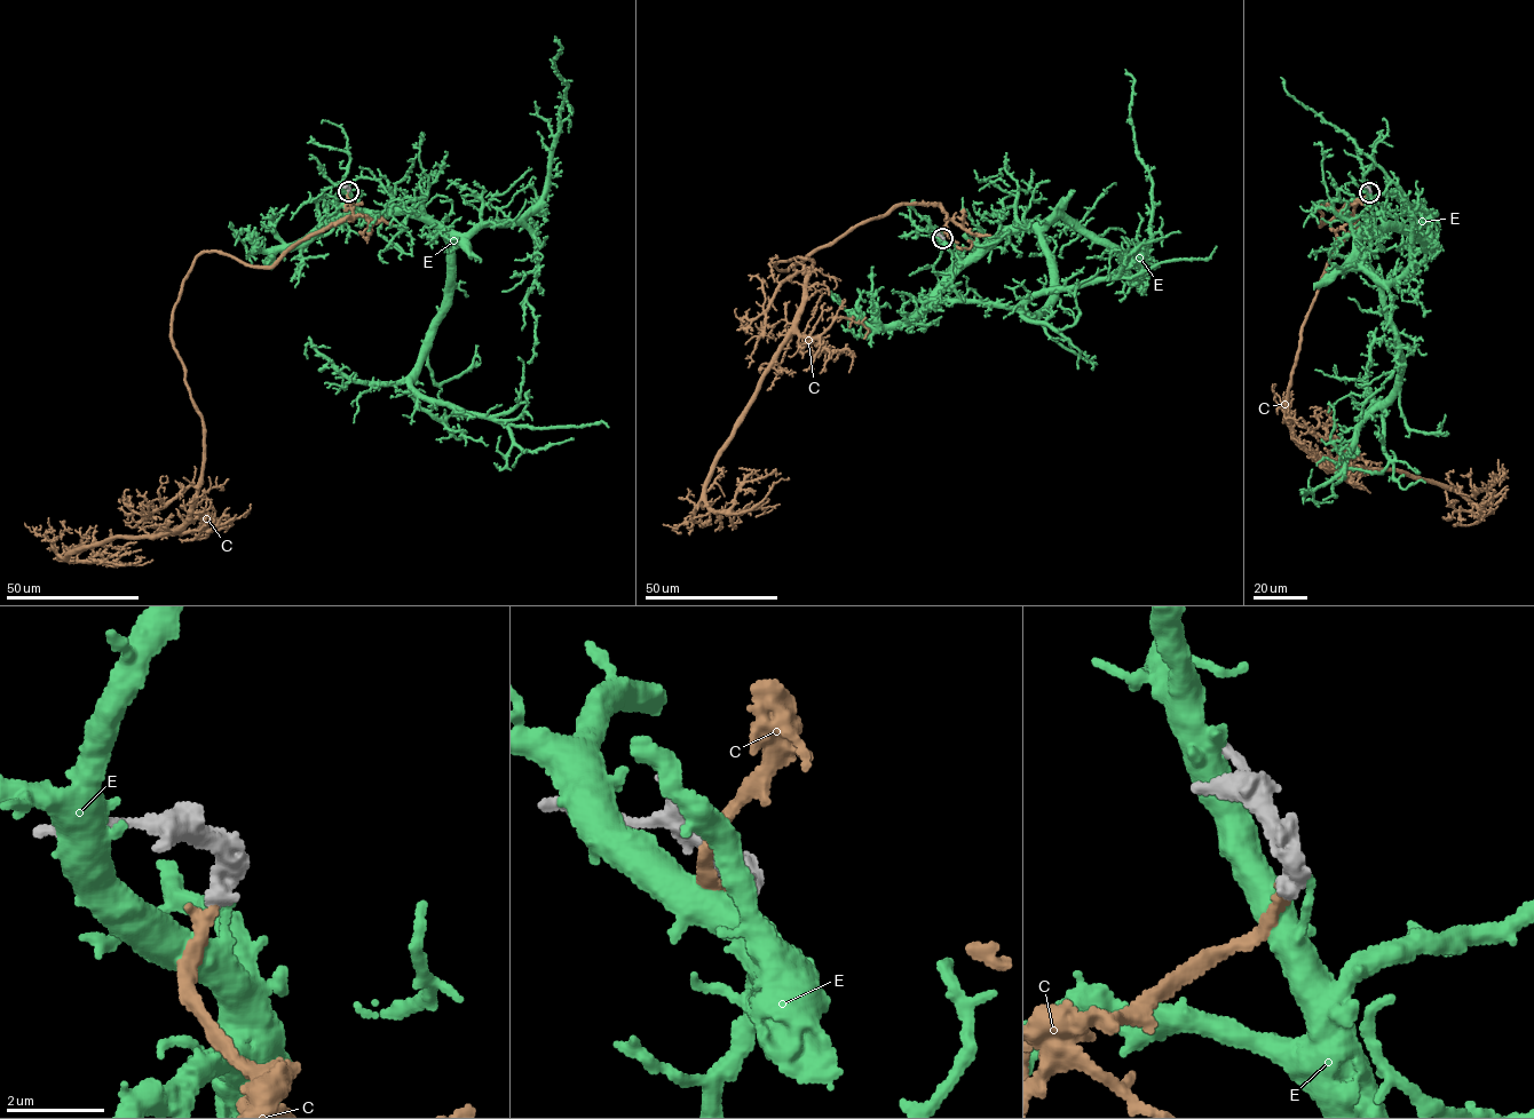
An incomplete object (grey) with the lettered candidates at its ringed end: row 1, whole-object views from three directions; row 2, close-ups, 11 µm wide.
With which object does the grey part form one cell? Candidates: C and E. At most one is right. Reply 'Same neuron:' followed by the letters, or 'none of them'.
Same neuron: C

